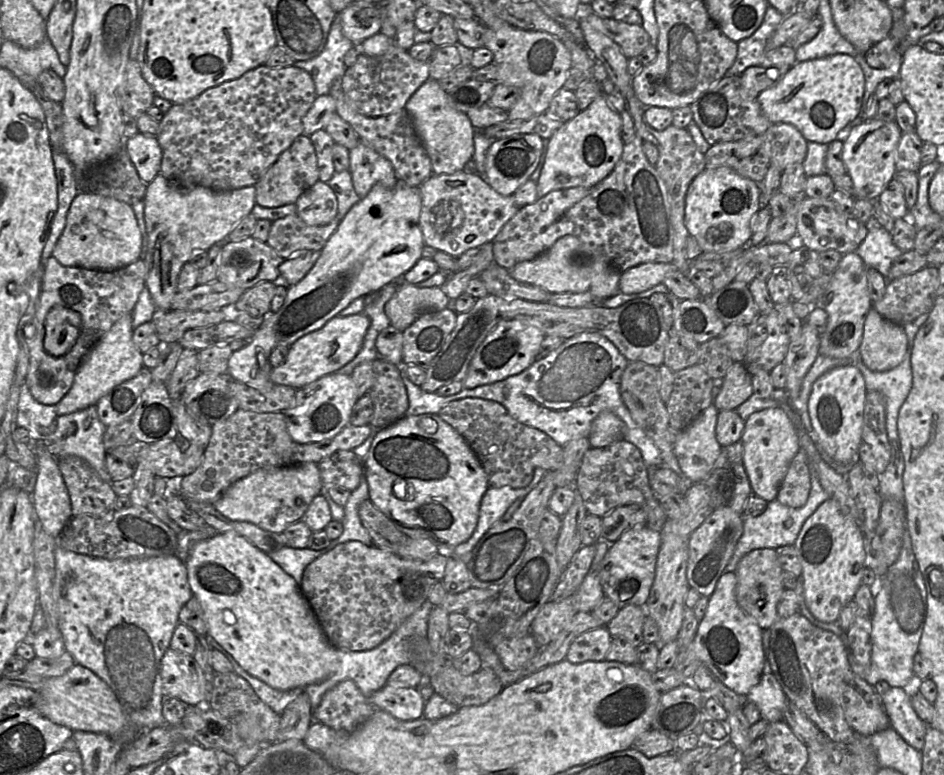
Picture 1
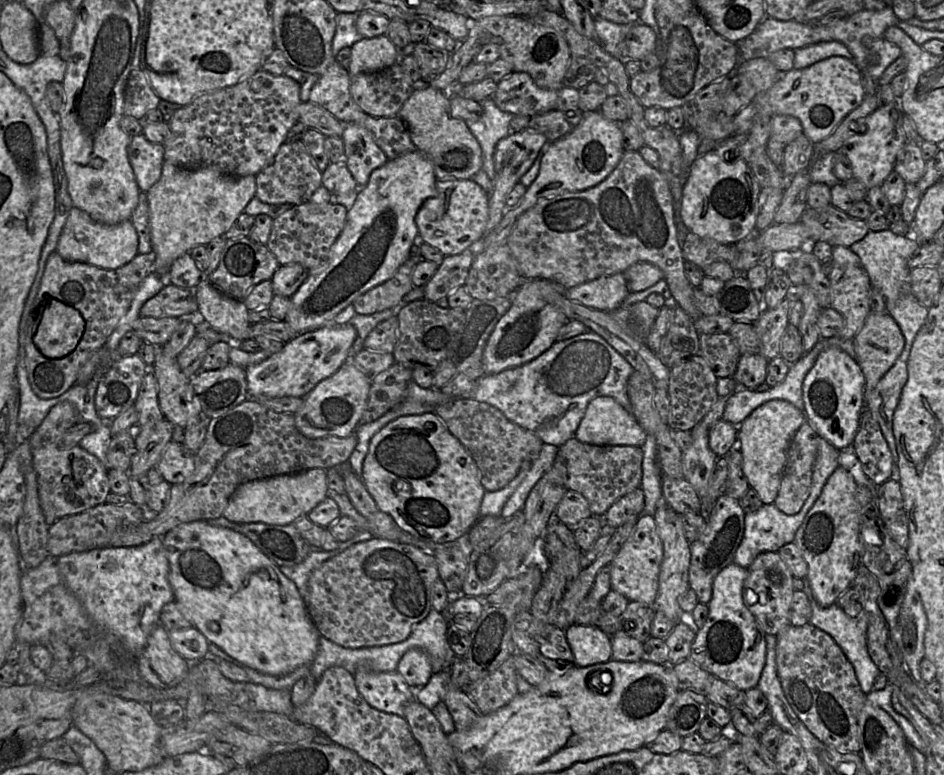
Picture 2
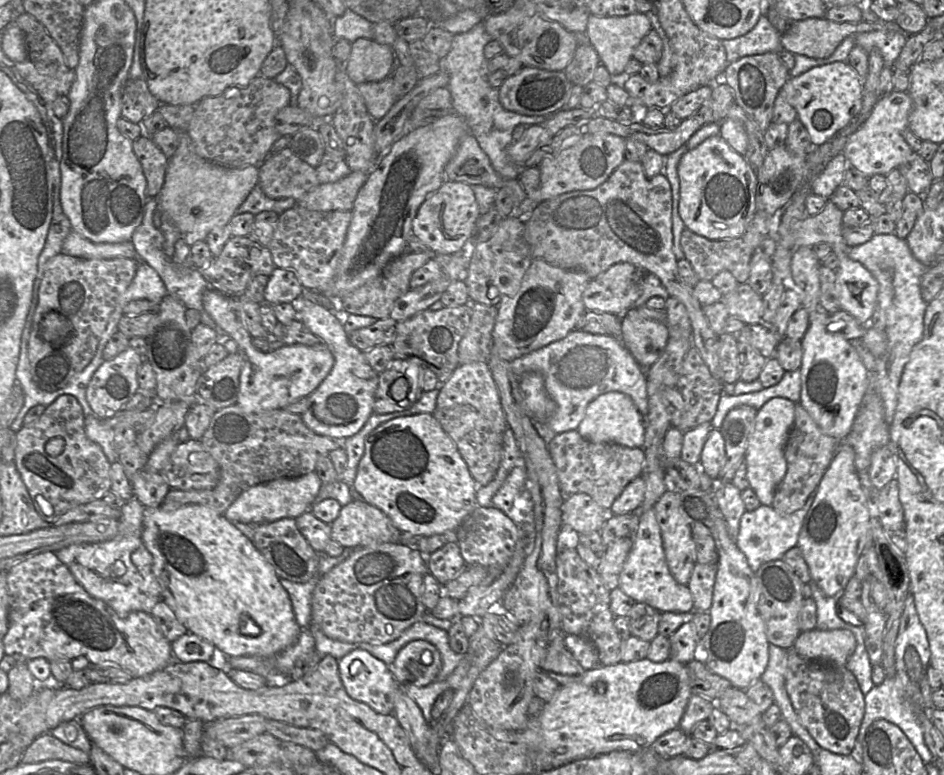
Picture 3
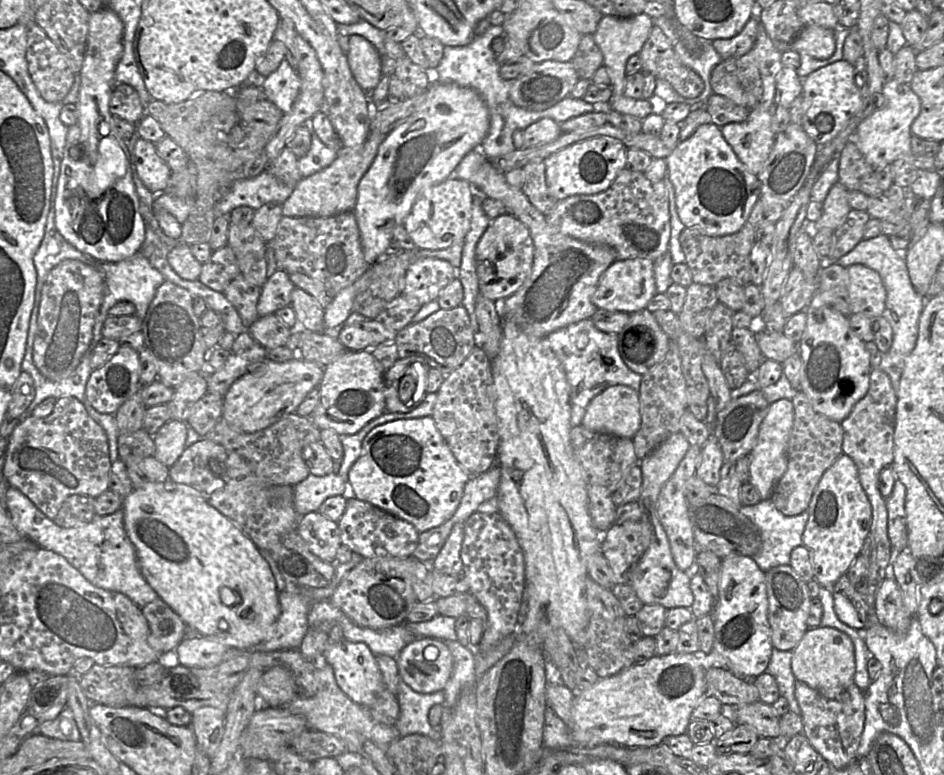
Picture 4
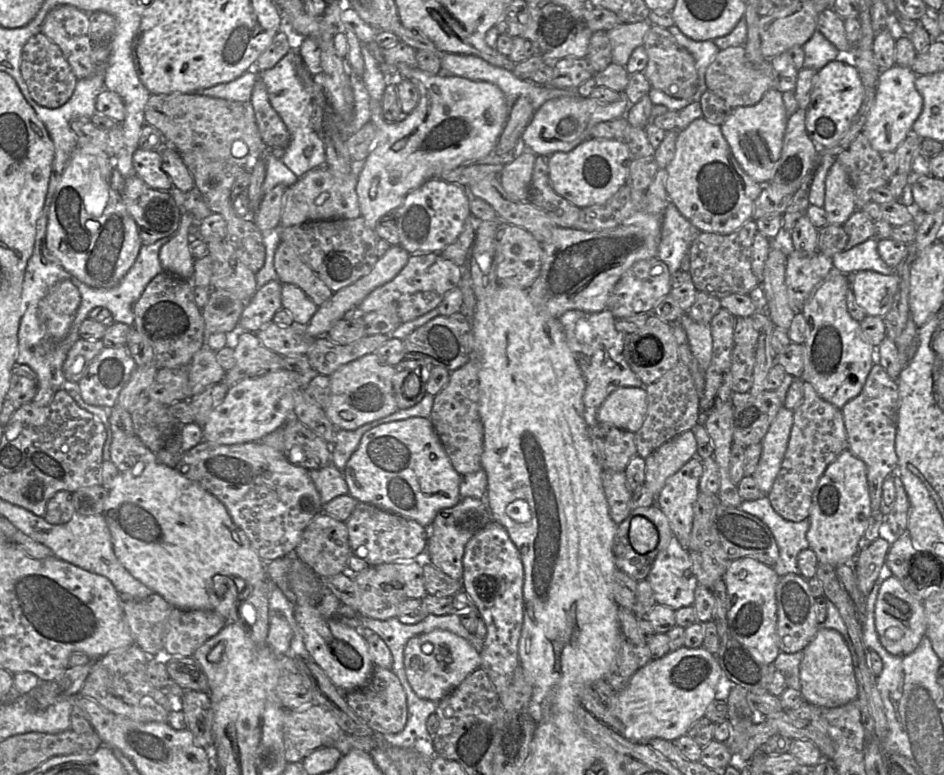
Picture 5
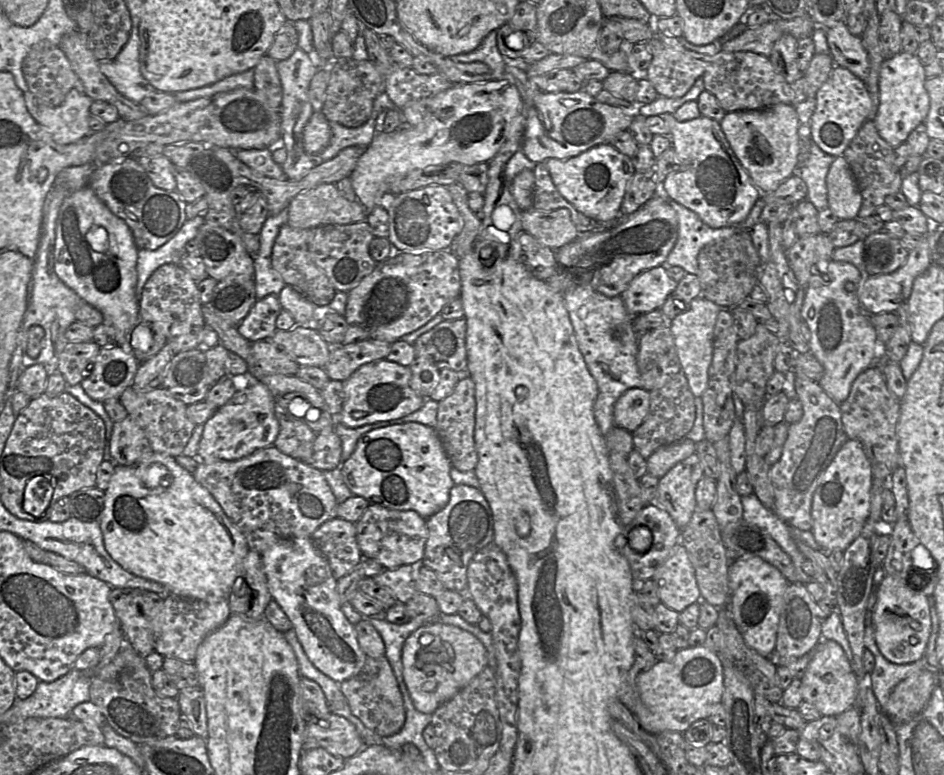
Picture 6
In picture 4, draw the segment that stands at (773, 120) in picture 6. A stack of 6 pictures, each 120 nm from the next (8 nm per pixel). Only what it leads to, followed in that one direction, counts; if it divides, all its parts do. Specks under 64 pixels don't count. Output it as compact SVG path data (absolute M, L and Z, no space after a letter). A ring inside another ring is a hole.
M753 108L745 121L720 127L739 160L755 175L762 170L774 145L772 116L773 111Z

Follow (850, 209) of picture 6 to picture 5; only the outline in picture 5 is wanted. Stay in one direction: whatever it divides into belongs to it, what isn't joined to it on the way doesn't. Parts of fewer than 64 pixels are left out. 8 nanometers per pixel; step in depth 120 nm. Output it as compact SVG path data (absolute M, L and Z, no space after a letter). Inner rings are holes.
M836 160L826 178L825 203L828 224L843 225L857 210L856 196L848 174Z

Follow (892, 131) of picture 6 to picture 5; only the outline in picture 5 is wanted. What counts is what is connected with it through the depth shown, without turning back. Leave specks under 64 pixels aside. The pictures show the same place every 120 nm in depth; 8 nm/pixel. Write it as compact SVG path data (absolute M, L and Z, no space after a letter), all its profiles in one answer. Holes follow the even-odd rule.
M894 65L879 76L876 98L863 127L872 147L880 153L895 152L911 134L912 127L923 110L923 98L917 91L917 75L912 68Z

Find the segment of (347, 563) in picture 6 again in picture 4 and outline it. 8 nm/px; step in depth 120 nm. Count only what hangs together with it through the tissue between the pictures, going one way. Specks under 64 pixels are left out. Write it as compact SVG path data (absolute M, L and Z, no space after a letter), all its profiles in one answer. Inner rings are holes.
M319 511L300 517L298 533L313 554L327 563L335 563L341 543L341 531L334 522Z

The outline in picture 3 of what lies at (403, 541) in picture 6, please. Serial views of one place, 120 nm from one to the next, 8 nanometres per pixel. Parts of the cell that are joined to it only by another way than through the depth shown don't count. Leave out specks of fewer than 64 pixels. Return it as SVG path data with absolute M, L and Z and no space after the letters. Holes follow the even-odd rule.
M354 497L331 524L331 537L344 548L402 542L402 531L379 508Z

